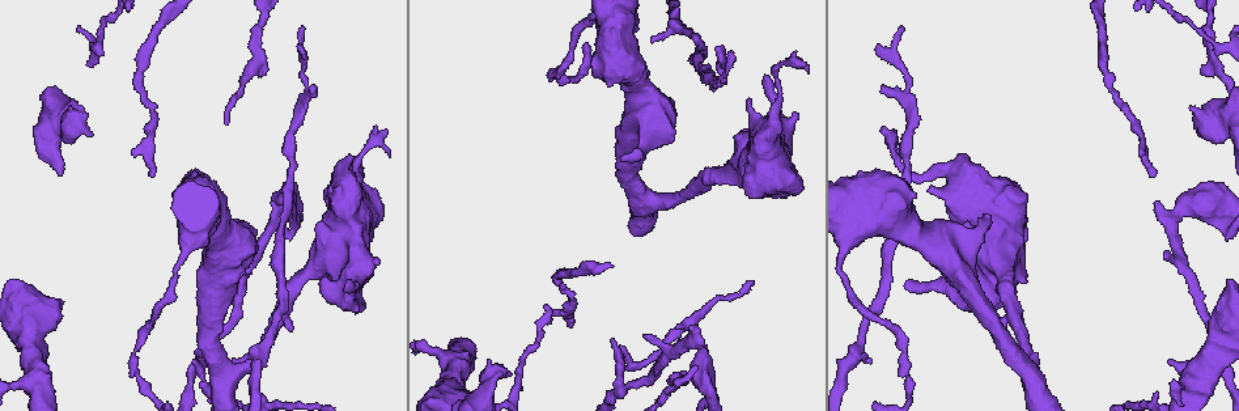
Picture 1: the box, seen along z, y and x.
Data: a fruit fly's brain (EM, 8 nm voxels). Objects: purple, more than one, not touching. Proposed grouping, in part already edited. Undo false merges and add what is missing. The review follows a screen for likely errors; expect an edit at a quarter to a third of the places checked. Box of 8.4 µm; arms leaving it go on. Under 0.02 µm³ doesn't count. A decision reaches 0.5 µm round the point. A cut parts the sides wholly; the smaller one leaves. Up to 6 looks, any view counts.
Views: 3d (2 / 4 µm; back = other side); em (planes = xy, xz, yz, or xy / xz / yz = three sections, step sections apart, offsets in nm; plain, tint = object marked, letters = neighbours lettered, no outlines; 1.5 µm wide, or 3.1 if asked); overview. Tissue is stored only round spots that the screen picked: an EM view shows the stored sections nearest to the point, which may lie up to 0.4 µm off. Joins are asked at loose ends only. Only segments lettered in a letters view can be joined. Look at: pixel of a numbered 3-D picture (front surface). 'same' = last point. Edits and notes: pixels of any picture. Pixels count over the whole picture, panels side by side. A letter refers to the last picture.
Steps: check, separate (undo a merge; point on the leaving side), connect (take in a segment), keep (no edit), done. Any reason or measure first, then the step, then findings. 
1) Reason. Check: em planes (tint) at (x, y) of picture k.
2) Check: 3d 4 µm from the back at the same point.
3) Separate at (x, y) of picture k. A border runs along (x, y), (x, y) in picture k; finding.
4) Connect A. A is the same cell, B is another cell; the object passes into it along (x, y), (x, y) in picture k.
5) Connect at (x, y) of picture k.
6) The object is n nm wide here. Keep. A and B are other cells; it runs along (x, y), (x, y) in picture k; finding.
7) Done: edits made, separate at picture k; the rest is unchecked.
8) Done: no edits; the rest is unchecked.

Thin end. Check: em yz step 4 (tint) at (233, 363) of picture 1.

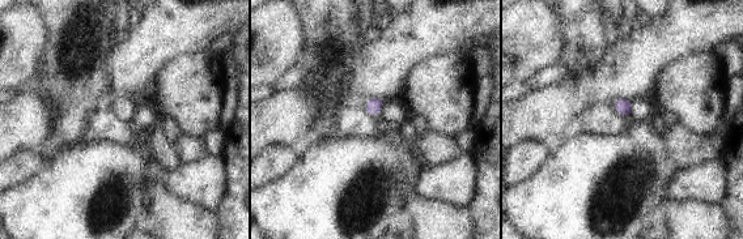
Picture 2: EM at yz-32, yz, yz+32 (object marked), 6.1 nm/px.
Another direction. Check: em planes (letters) at the same point.

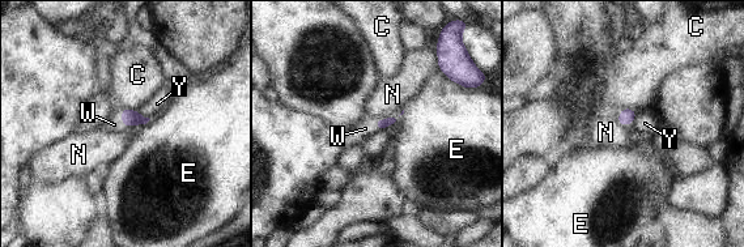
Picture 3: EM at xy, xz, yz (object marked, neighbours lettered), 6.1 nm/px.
The longest contact is with E, 150 nm. Connect at (616, 111) of picture 3. W is the same cell, C, E, N and Y are other cells; the object passes into it along (626, 116), (619, 122), (616, 111) in picture 3; it goes on there.

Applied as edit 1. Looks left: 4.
Check: overview.

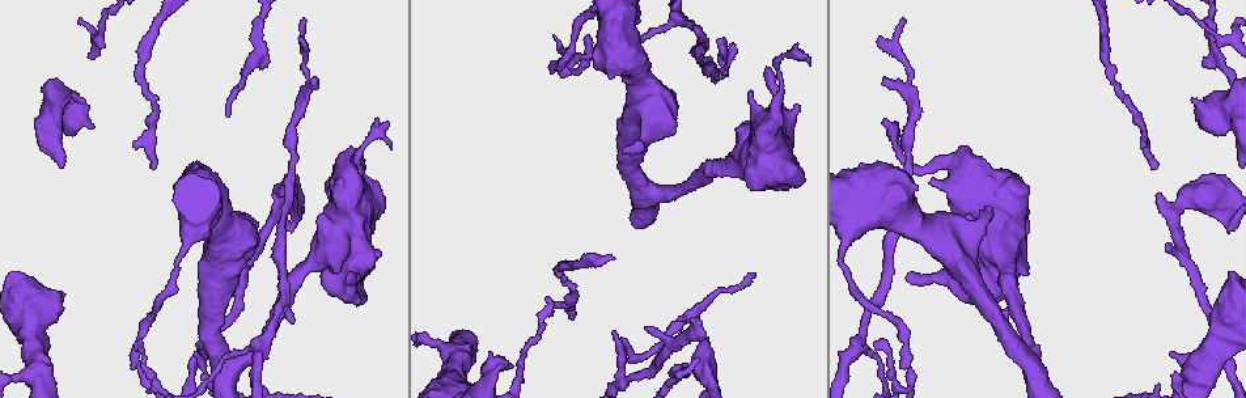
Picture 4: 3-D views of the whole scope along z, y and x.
Stops while still wide. Check: em xy step 8 (letters) at (753, 93) of picture 4.

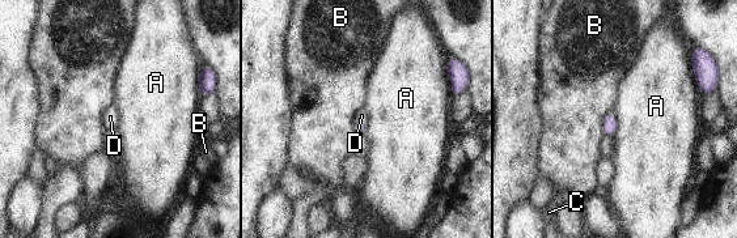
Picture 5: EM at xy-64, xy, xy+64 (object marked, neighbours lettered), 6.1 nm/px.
Another direction. Check: em planes (letters) at the same point.

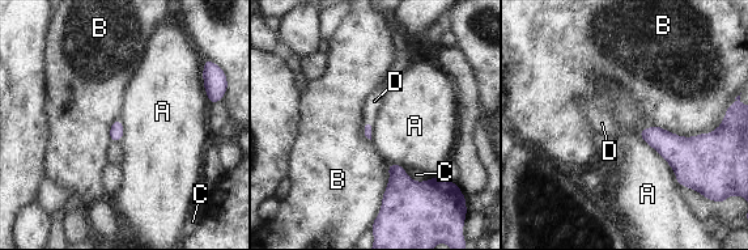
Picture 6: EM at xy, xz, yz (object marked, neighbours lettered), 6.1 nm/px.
The longest contact is with B, 400 nm. Connect at (374, 101) of picture 6. D is the same cell, A, B and C are other cells; the object passes into it along (368, 126), (369, 122), (374, 101) in picture 6; it goes on there.

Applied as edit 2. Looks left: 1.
Done: edits made, connect at picture 3, connect at picture 6; the rest is unchecked.

